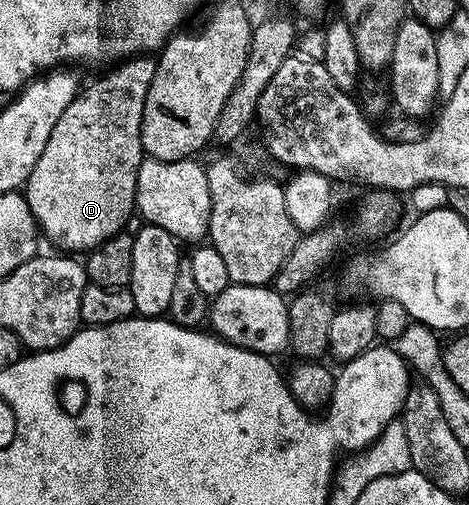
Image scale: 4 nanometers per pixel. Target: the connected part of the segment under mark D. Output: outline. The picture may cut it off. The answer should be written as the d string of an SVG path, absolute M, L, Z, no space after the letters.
M133 56L117 70L112 70L97 86L92 86L89 90L81 89L77 93L76 99L73 100L66 108L66 112L62 112L62 116L58 116L58 124L54 124L54 132L50 132L50 140L46 140L46 148L42 148L42 156L38 156L38 164L34 164L34 168L30 172L27 182L22 187L24 199L28 201L30 212L34 216L39 233L44 234L53 242L53 247L59 248L64 252L87 252L96 246L100 246L108 238L121 233L125 229L124 226L128 222L128 217L133 217L136 209L136 185L138 184L138 168L144 161L146 155L142 148L142 108L146 104L146 92L150 80L154 80L154 72L156 71L156 62L148 59L148 56Z

